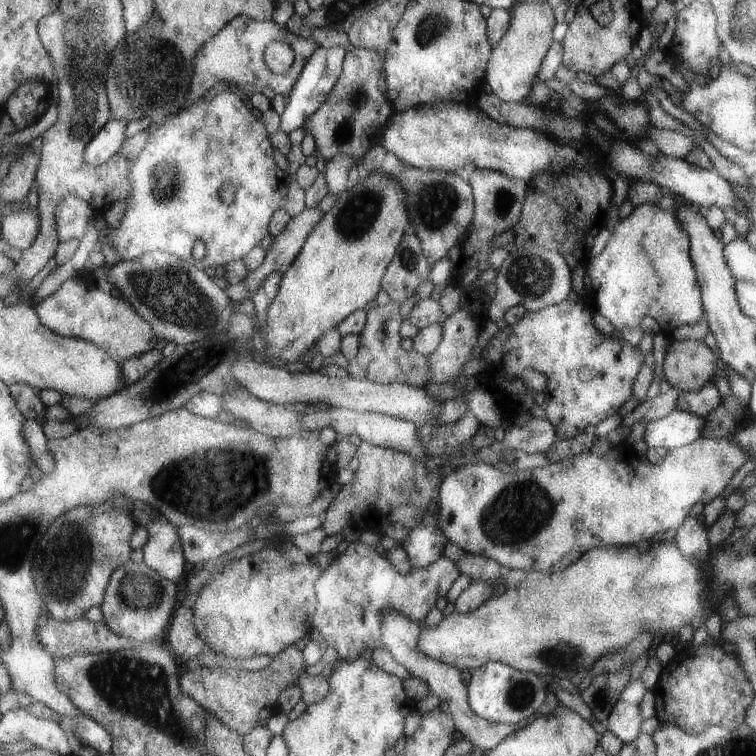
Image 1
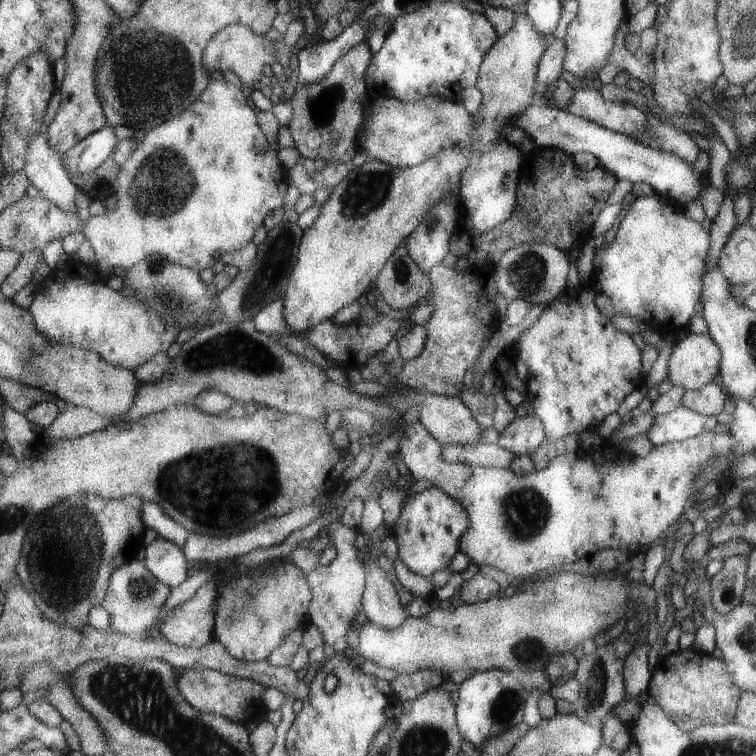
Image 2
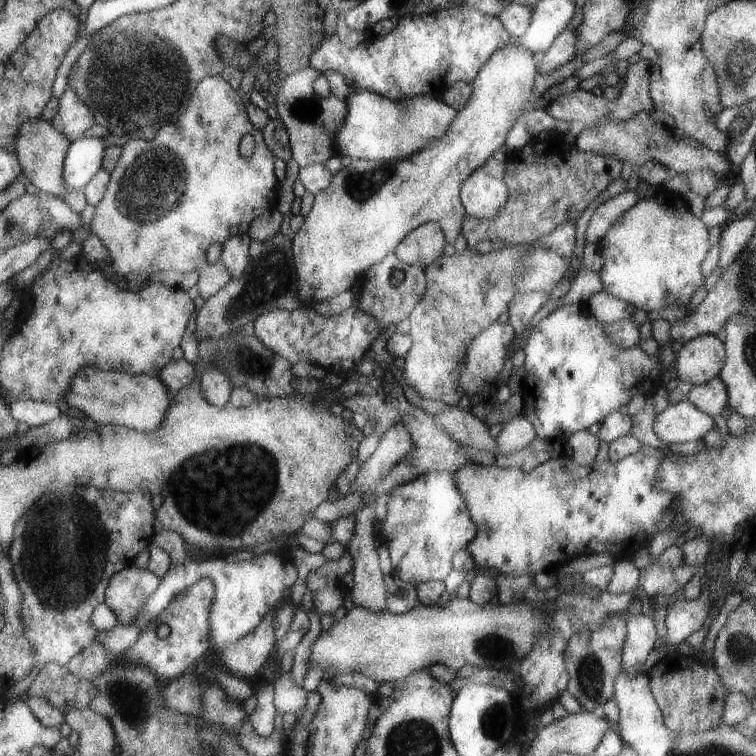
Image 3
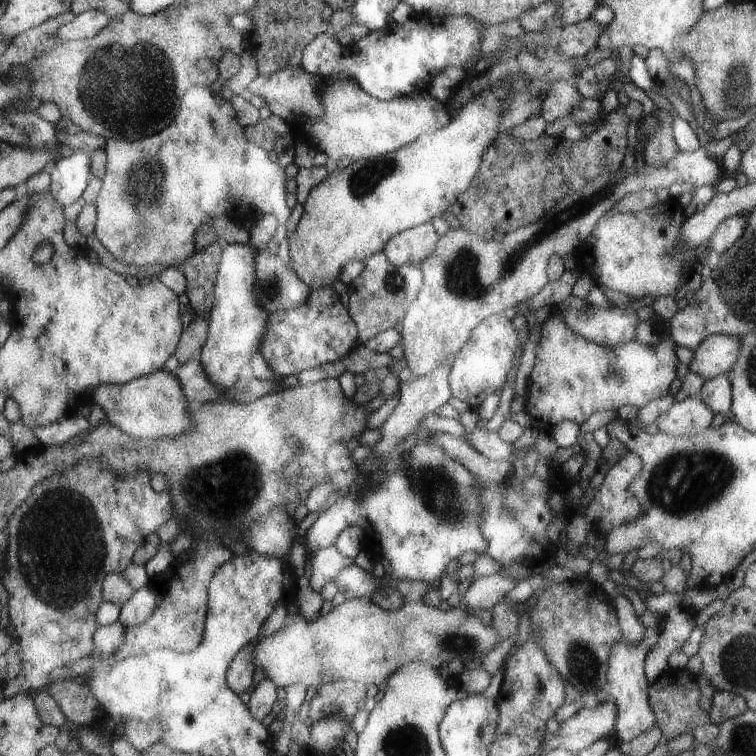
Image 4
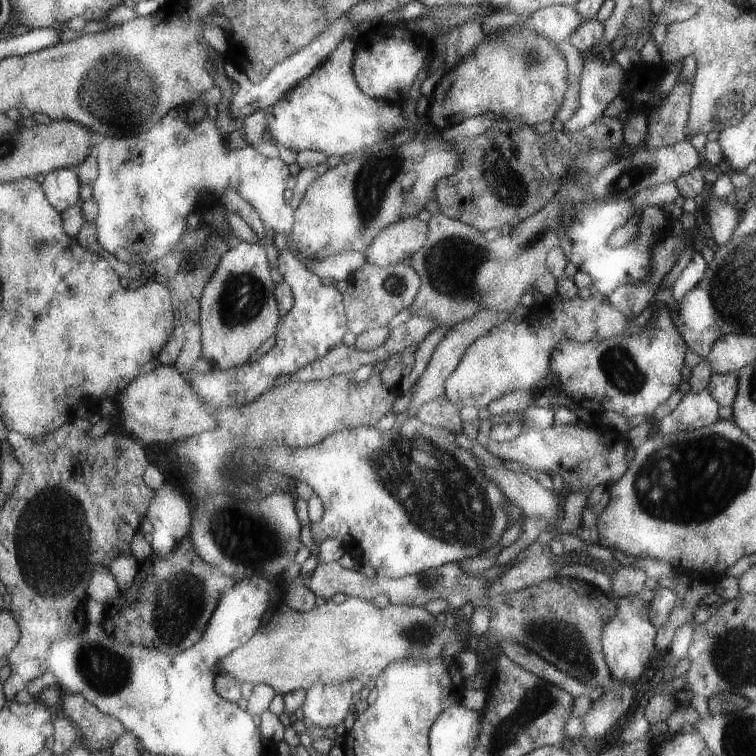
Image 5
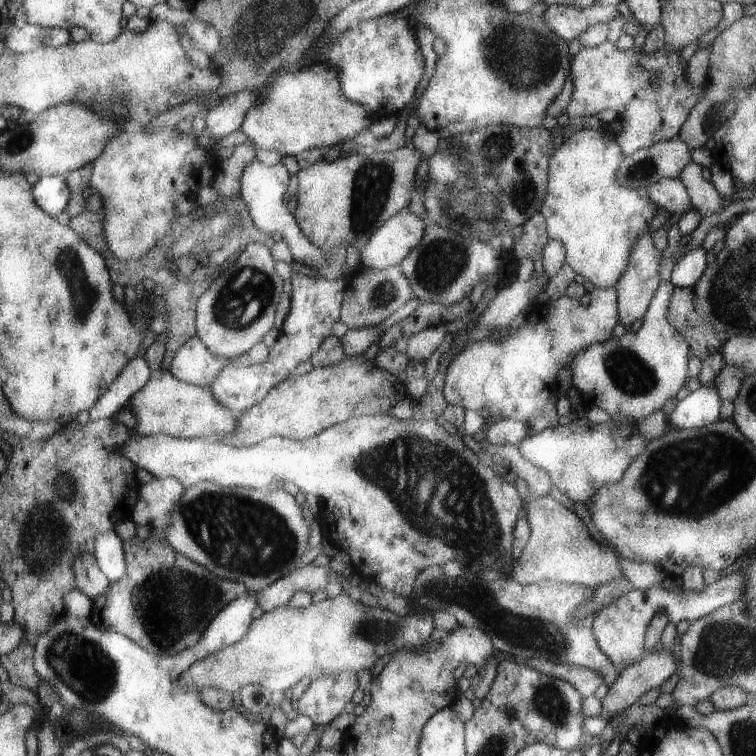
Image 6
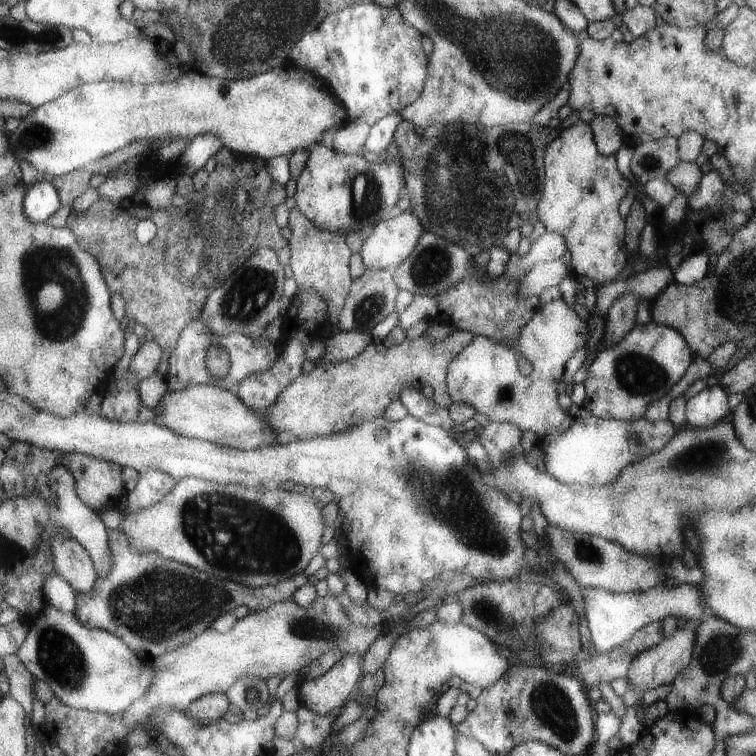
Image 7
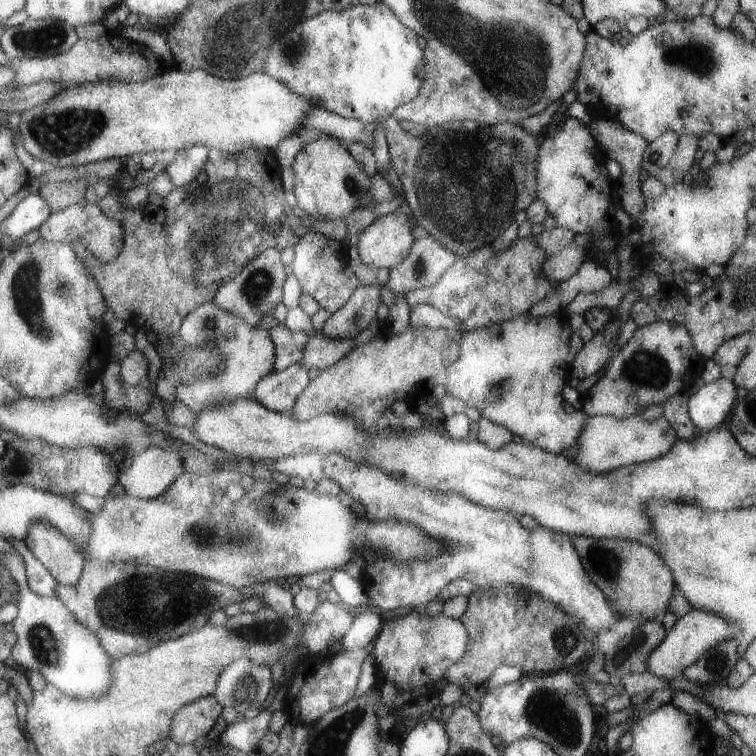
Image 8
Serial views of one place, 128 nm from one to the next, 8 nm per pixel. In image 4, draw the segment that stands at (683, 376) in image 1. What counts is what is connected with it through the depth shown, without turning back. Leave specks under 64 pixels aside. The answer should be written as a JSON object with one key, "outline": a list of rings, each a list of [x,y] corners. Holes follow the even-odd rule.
{"outline":[[[714,334],[707,336],[695,350],[688,370],[699,374],[703,380],[729,372],[737,360],[739,339],[736,336]]]}

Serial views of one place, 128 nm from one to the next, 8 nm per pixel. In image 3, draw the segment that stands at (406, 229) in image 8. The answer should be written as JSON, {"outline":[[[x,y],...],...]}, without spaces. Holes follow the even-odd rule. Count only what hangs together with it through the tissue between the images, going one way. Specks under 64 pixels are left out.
{"outline":[[[429,222],[411,230],[395,246],[395,250],[392,253],[406,265],[415,265],[424,269],[435,258],[441,256],[446,241],[441,228],[435,222]]]}

